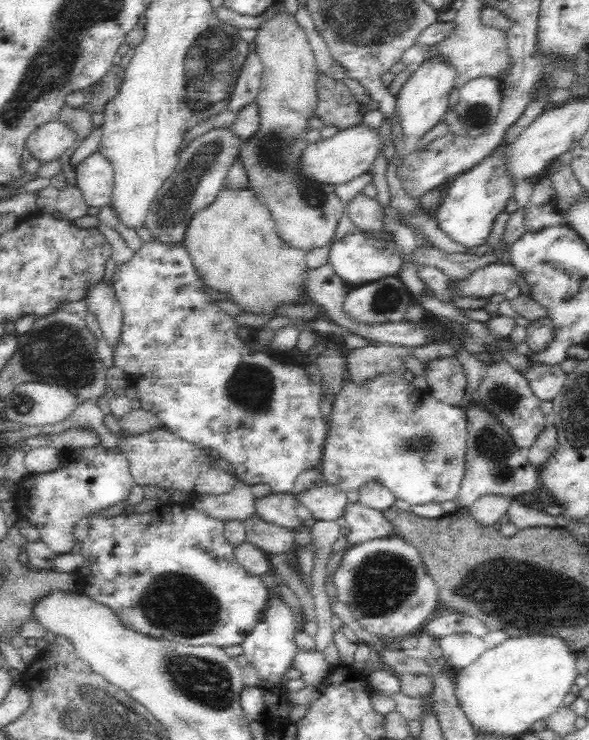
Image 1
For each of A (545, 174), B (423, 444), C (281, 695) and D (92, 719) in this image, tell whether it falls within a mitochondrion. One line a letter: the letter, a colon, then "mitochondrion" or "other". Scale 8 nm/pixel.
A: other
B: mitochondrion
C: other
D: mitochondrion

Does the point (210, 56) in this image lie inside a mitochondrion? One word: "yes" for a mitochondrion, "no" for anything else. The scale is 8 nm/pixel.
yes

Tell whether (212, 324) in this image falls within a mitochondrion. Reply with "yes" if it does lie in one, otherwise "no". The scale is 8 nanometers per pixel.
yes

